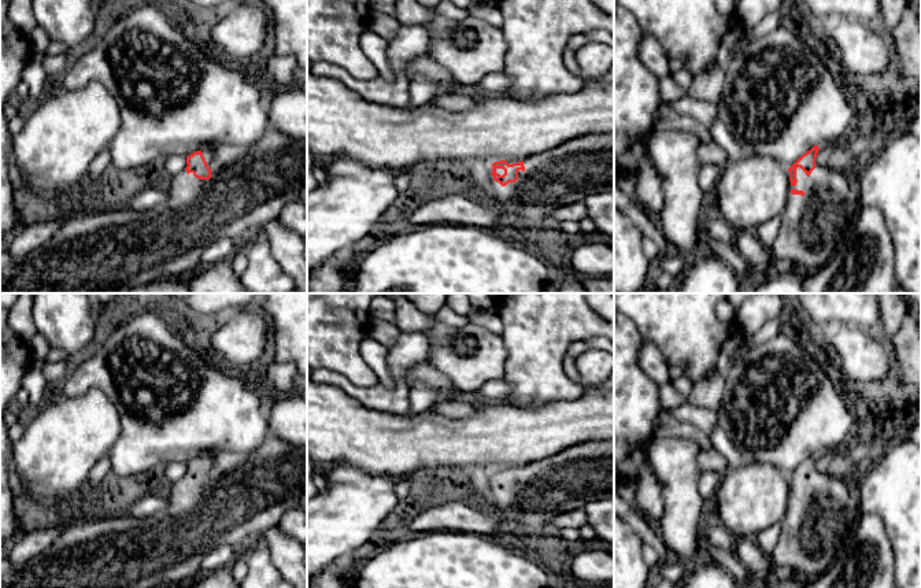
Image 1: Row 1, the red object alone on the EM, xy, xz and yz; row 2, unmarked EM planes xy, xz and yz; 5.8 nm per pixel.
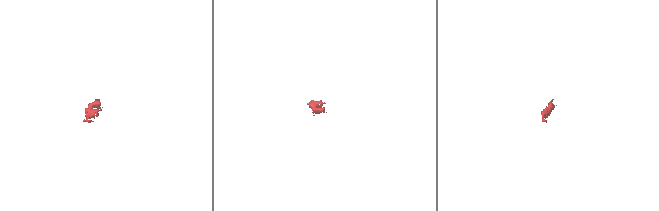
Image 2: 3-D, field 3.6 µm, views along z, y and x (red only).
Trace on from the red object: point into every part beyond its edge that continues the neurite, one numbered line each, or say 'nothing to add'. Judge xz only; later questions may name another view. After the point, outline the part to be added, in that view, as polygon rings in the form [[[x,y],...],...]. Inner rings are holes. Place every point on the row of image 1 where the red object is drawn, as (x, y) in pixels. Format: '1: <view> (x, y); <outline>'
1: xz (569, 173); [[[598,133],[573,138],[554,149],[525,158],[522,162],[525,170],[518,170],[518,180],[515,182],[508,182],[506,186],[502,186],[493,180],[491,174],[493,167],[488,164],[493,196],[487,199],[481,197],[476,191],[473,192],[485,203],[500,207],[504,211],[503,221],[508,225],[514,225],[524,233],[543,233],[550,226],[548,217],[555,208],[570,206],[576,201],[584,201],[587,196],[614,189],[614,133]]]

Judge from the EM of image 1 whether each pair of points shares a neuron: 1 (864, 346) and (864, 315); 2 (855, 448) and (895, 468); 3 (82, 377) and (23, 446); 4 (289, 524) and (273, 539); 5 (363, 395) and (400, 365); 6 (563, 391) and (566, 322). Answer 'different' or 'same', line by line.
1: different
2: different
3: different
4: different
5: same
6: same

